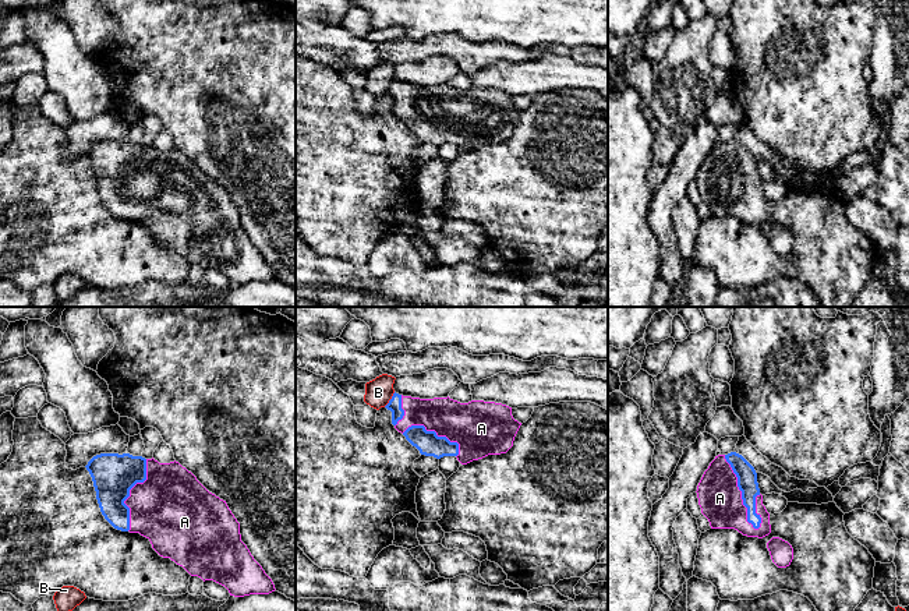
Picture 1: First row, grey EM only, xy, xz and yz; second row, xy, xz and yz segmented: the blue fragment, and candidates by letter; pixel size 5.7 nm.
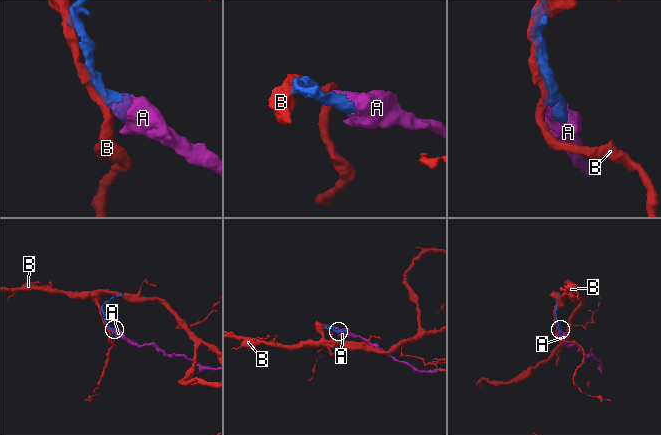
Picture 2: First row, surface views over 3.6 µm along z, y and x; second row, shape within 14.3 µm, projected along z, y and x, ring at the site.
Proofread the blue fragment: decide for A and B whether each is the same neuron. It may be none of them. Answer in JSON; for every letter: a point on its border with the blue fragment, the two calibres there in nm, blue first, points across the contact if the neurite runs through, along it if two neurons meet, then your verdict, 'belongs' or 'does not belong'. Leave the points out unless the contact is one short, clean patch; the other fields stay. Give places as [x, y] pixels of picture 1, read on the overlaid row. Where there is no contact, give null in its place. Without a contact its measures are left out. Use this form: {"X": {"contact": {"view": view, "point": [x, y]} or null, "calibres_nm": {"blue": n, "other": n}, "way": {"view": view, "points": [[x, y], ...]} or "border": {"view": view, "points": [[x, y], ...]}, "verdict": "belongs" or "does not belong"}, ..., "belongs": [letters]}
{"A": {"contact": {"view": "yz", "point": [742, 493]}, "calibres_nm": {"blue": 120, "other": 260}, "verdict": "belongs"}, "B": {"contact": {"view": "xz", "point": [391, 399]}, "calibres_nm": {"blue": 80, "other": 160}, "verdict": "does not belong"}, "belongs": ["A"]}

